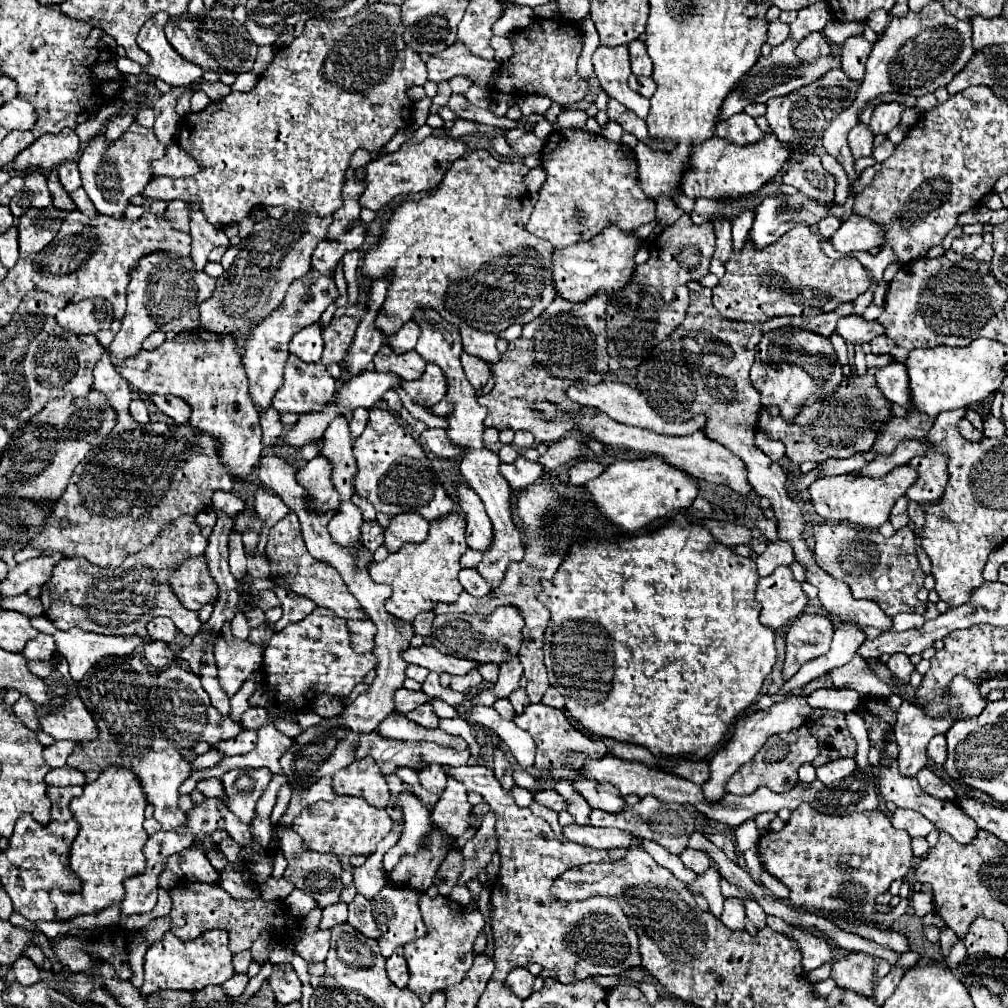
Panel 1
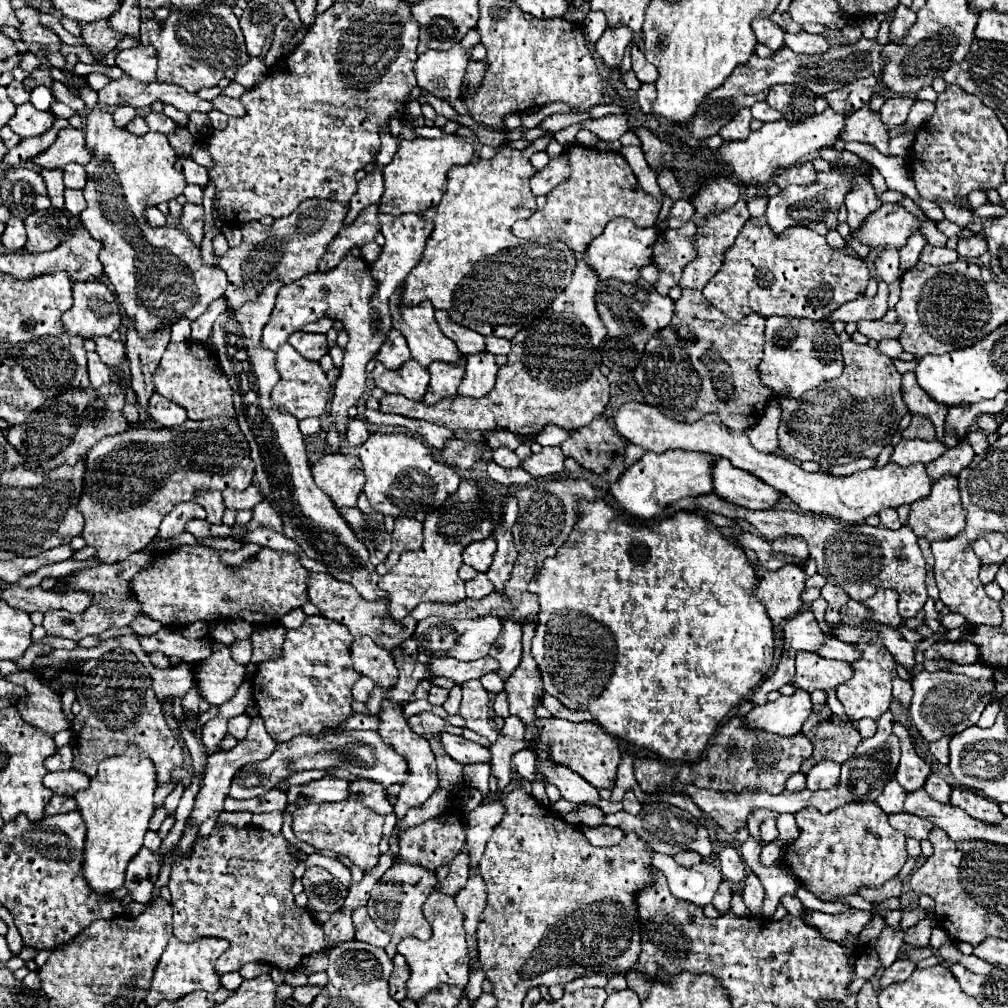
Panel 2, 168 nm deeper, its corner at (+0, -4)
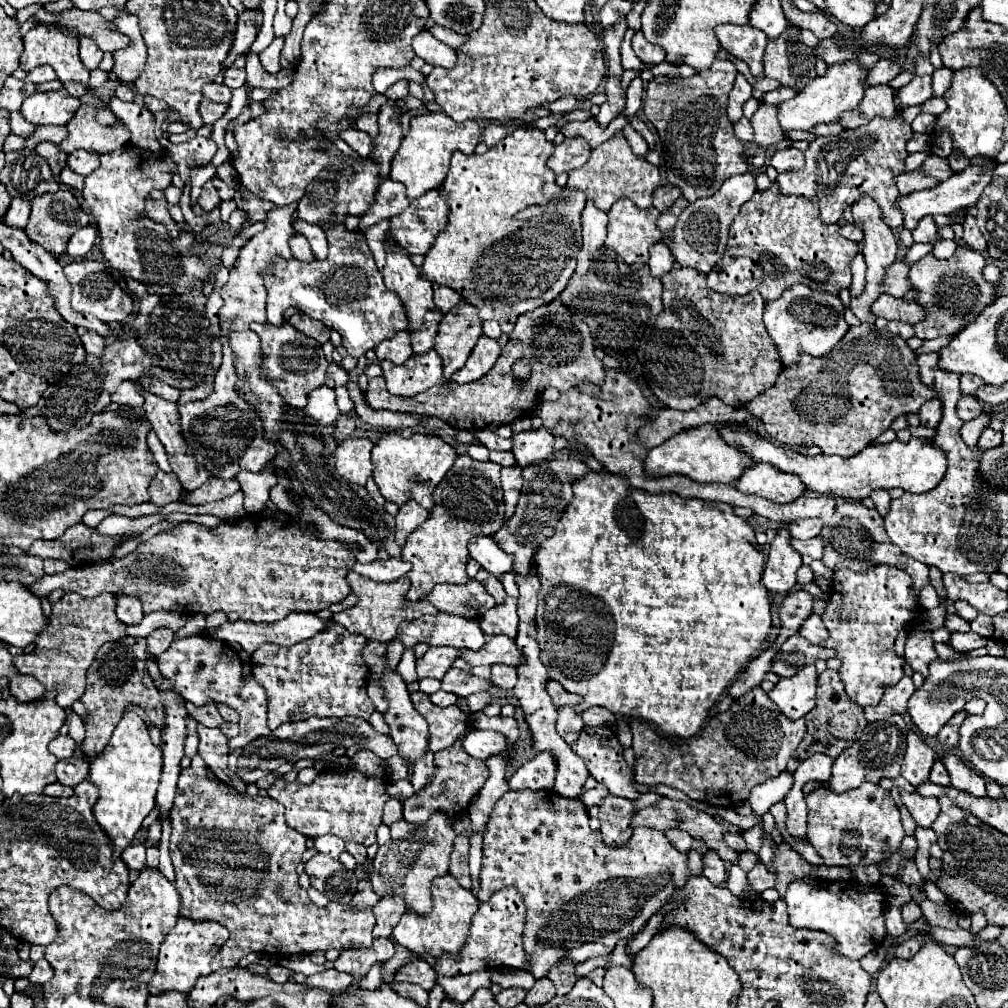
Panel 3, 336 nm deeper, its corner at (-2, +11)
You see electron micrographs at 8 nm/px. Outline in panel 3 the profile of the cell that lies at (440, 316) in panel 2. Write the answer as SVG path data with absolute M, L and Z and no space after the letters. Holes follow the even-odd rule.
M433 285L433 301L435 301L437 309L441 309L441 313L445 315L445 313L449 313L449 309L461 305L461 295L445 285Z

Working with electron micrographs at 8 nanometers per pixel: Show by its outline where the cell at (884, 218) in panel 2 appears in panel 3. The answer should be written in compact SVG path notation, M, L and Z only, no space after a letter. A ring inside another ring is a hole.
M971 165L965 171L955 173L953 177L939 183L935 189L923 189L923 191L913 191L909 195L899 195L897 209L901 209L901 213L903 213L903 229L913 231L917 227L917 221L925 215L939 215L939 213L947 215L947 213L955 213L959 209L967 209L967 207L975 205L979 195L983 193L983 189L989 183L991 183L991 173L981 173L979 167Z

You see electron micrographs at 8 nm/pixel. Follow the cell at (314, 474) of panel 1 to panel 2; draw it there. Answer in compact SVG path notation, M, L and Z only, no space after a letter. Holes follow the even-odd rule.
M337 452L323 456L313 468L315 484L337 504L355 506L357 496L363 490L365 474L357 454Z

